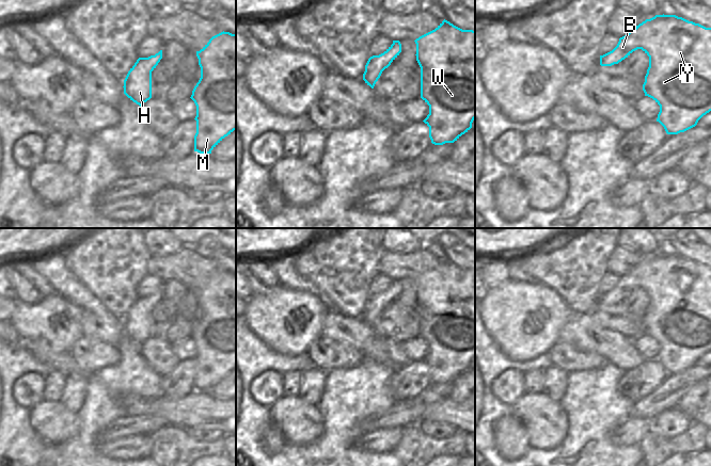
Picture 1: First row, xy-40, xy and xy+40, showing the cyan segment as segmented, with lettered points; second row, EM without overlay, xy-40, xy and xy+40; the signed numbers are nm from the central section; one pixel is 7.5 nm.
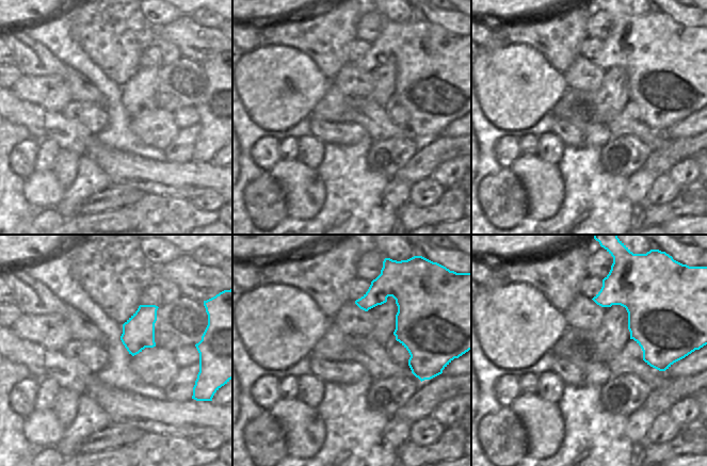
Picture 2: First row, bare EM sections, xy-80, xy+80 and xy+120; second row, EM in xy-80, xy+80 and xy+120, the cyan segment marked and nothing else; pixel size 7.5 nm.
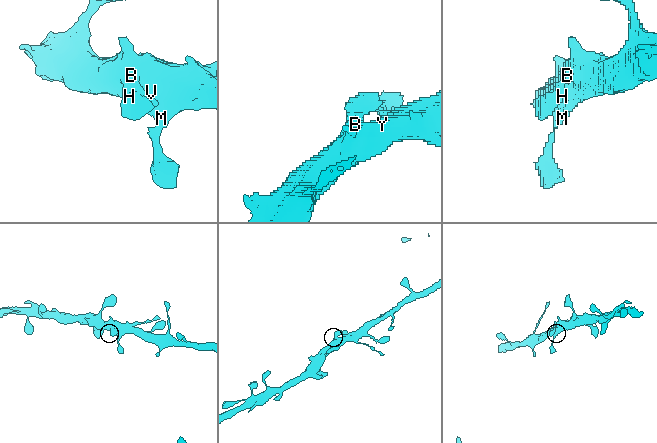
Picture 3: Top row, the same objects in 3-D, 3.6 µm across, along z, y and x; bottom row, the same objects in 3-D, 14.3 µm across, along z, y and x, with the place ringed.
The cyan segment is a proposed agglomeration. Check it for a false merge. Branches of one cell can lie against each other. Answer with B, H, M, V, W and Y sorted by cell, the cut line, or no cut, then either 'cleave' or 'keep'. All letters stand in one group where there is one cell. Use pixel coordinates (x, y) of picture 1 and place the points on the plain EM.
B H M V W Y; no cut; keep

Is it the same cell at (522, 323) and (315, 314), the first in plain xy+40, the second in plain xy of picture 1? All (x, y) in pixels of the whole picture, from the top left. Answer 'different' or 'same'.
same

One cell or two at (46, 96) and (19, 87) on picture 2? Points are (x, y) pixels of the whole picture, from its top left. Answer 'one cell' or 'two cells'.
one cell

